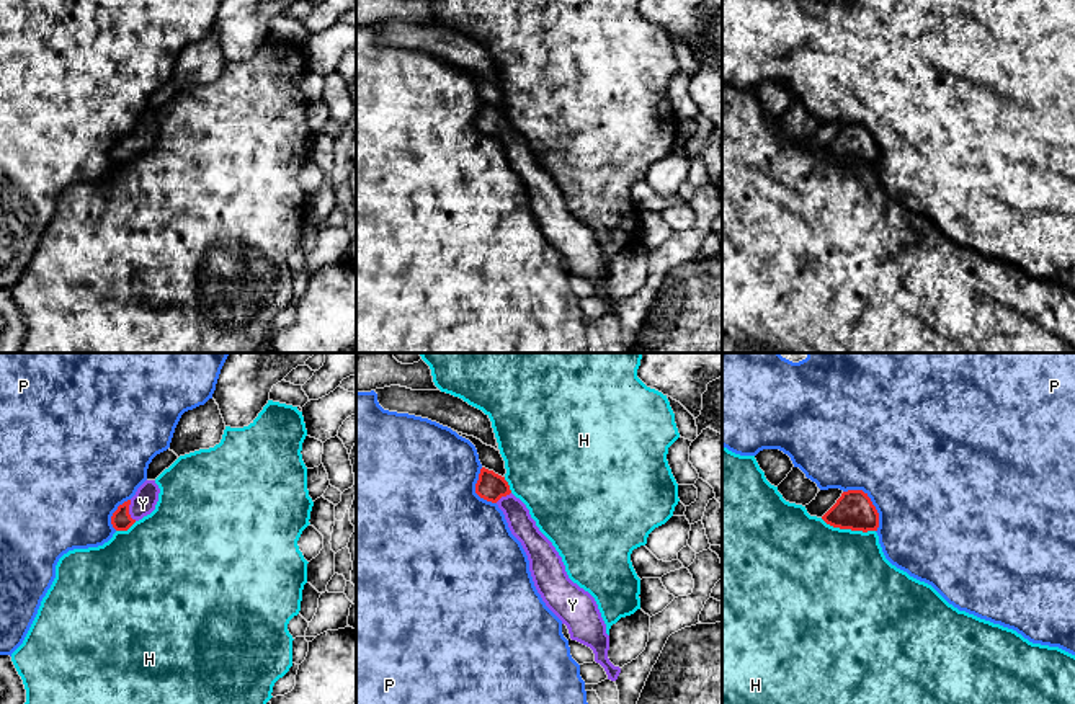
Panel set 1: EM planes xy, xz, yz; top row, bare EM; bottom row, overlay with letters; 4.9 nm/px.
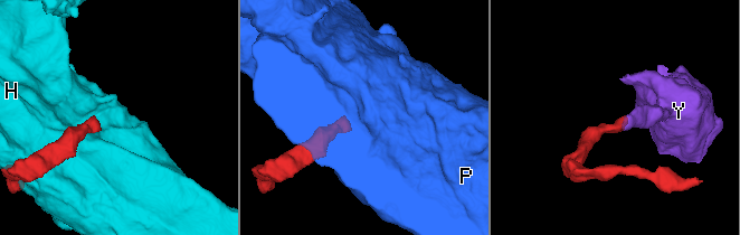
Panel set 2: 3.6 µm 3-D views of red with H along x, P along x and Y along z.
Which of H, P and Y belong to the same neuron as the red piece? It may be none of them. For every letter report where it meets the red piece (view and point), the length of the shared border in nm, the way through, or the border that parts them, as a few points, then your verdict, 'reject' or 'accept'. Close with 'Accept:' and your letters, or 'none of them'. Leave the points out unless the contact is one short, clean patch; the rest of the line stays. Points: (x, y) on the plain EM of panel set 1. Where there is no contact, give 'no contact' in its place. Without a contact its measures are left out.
H: yz (848, 162) | 280 nm | reject
P: yz (871, 136) | 260 nm | reject
Y: xy (128, 146) | 110 nm | across xy (121, 154), (128, 146), (142, 138) | accept
Accept: Y

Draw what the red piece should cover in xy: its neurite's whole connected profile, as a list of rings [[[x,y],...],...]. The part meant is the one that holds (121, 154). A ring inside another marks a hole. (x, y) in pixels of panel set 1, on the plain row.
[[[145,114],[136,129],[118,140],[111,150],[116,165],[127,165],[136,155],[150,149],[158,136],[160,123],[155,114]]]

